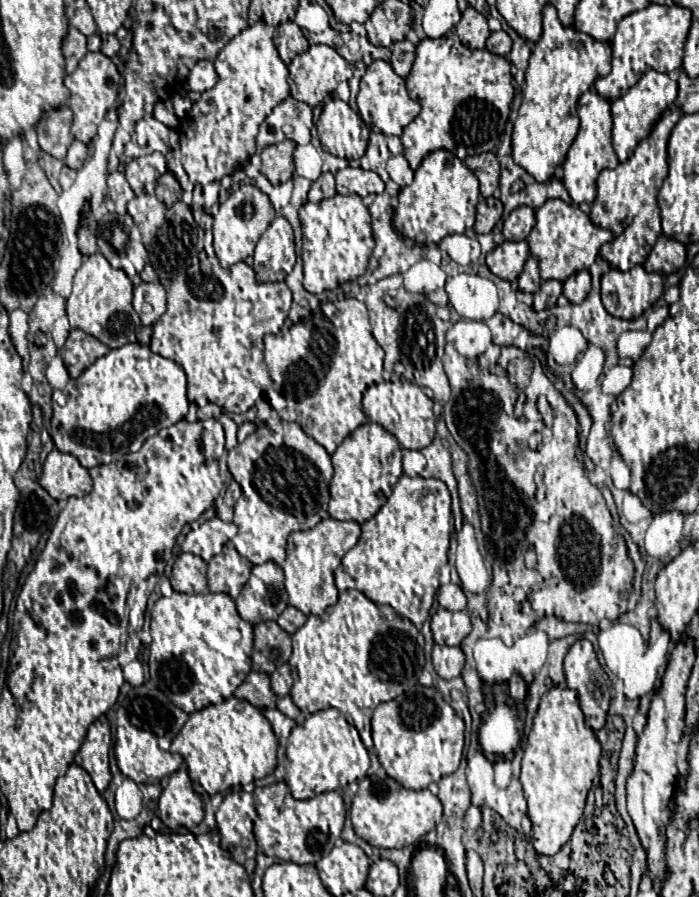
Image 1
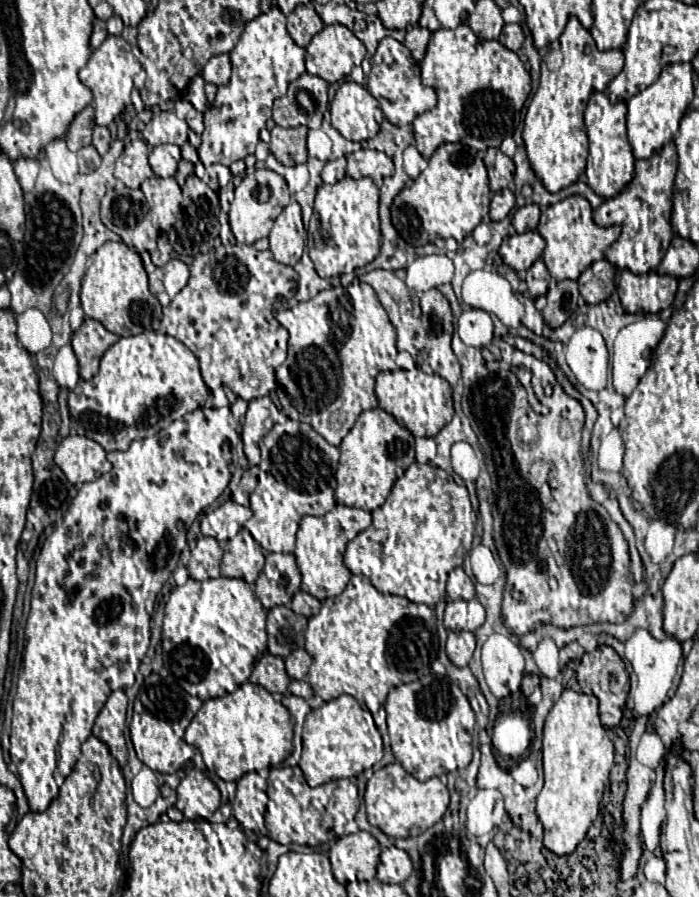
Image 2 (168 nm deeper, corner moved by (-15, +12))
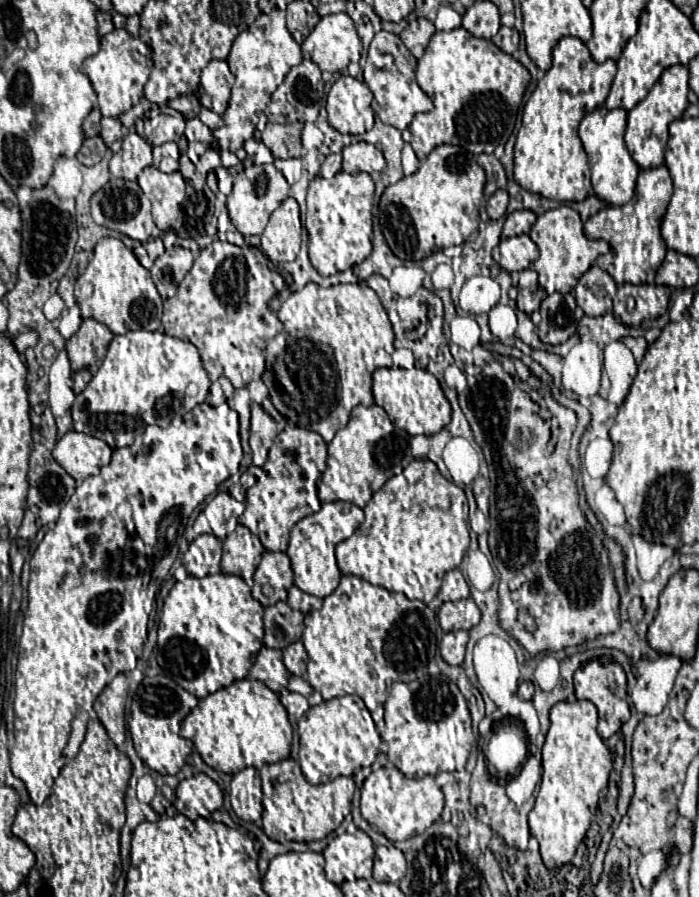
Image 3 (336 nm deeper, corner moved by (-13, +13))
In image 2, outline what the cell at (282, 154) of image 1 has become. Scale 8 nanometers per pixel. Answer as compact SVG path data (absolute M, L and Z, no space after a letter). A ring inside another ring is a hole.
M275 126L271 130L271 152L283 166L303 164L307 160L307 128L281 128Z

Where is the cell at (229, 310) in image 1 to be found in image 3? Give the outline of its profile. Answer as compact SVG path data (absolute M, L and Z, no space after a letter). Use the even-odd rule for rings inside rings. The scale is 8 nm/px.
M215 239L195 259L191 271L181 281L177 295L165 301L163 305L165 335L189 341L201 351L203 365L211 381L225 375L233 383L233 387L249 385L251 379L259 379L265 371L267 341L271 341L283 329L277 315L269 309L269 301L279 293L279 283L275 281L277 277L281 279L283 285L283 277L269 269L269 259L261 251L249 249L249 255L245 257L241 247Z

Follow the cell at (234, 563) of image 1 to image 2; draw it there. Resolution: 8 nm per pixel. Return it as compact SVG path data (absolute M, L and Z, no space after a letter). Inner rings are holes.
M241 528L239 534L225 546L225 554L221 560L221 576L241 578L247 584L255 584L259 572L263 570L263 564L263 548L245 528Z

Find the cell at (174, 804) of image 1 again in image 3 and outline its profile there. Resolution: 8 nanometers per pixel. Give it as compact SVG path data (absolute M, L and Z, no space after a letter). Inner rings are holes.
M197 773L189 779L183 779L175 793L177 811L193 821L197 817L205 817L217 811L223 805L223 793L219 785L205 773Z

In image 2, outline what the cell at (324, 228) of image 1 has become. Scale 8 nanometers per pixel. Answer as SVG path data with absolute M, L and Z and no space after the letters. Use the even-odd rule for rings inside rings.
M345 178L333 186L319 186L315 196L315 210L309 222L309 256L321 278L349 274L367 266L379 256L381 228L379 228L379 188L371 178Z

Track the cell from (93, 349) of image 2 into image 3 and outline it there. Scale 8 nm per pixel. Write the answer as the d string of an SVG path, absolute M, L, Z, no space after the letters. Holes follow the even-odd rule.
M85 319L79 331L67 339L65 351L71 361L71 379L75 393L81 393L97 373L111 339L113 333L95 319Z

